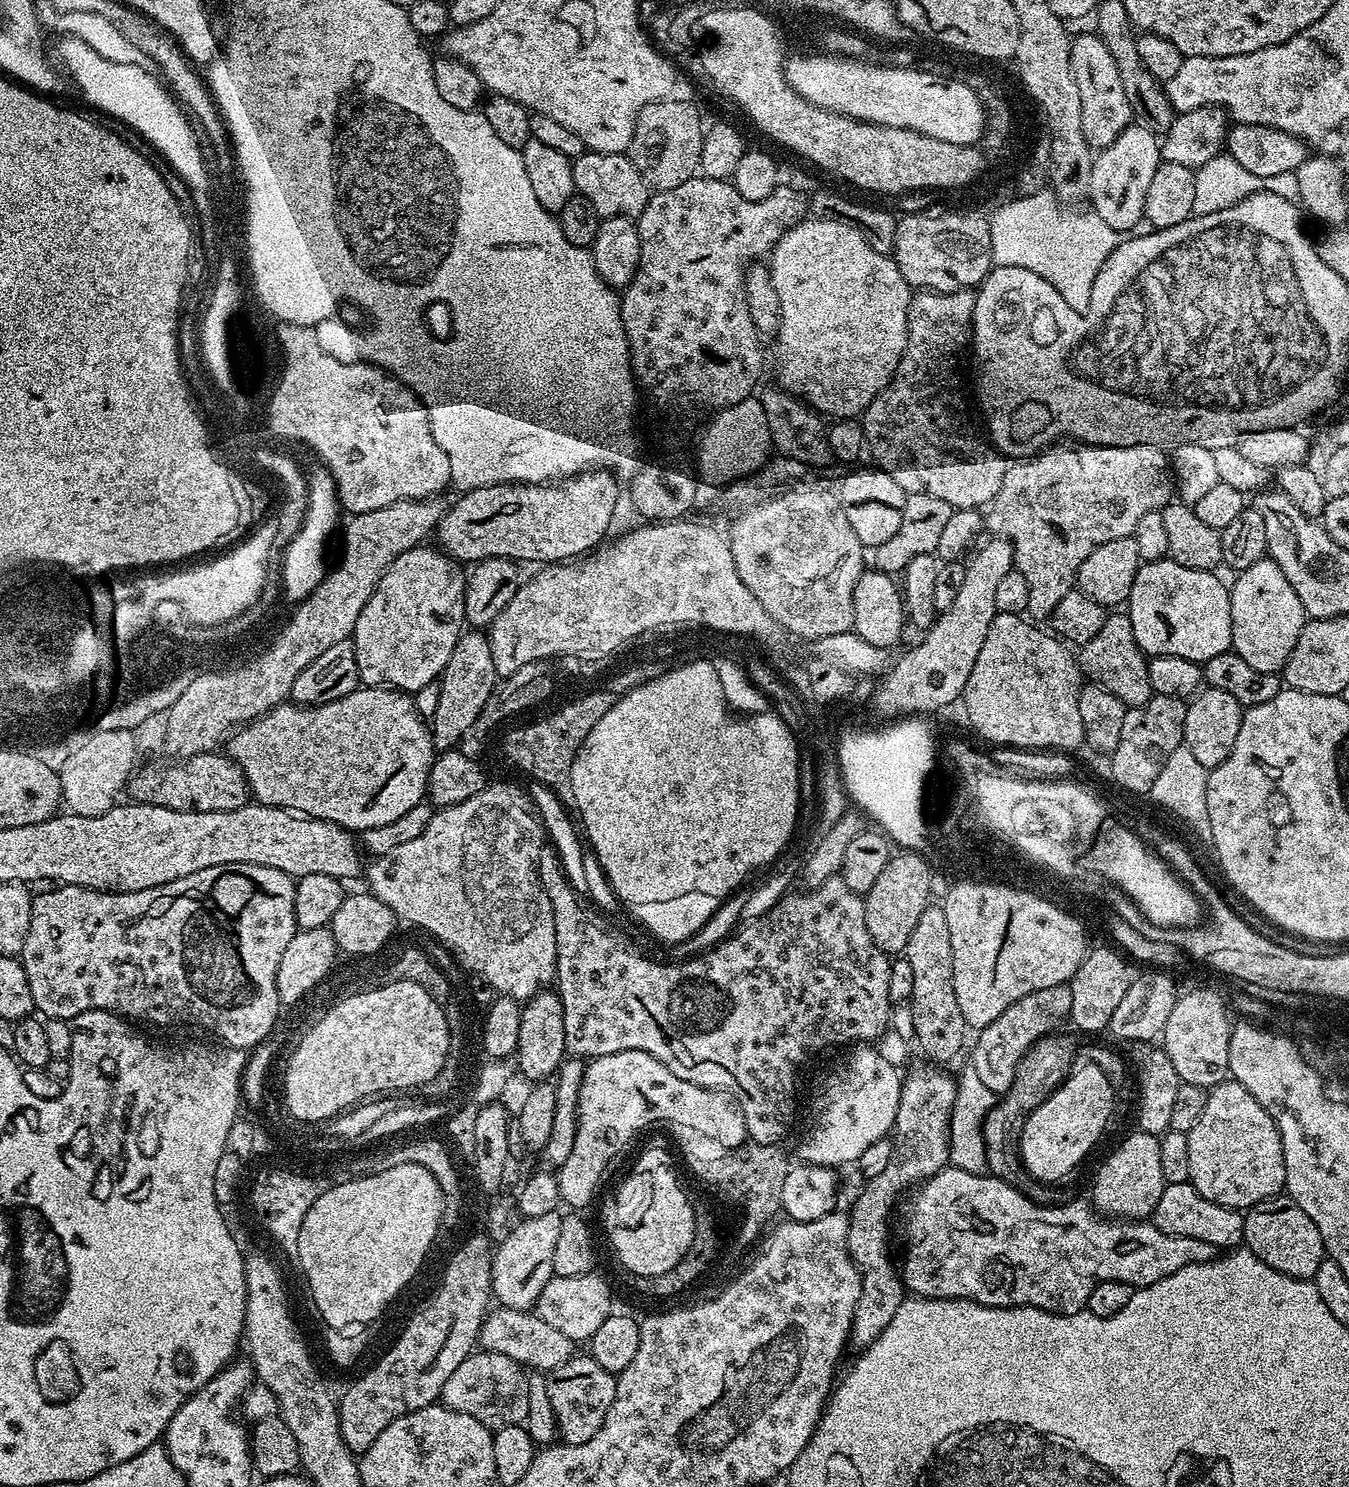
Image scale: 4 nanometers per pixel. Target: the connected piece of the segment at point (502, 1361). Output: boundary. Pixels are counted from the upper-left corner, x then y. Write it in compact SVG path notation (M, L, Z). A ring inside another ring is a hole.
M495 1350L483 1351L476 1352L473 1356L472 1353L465 1355L464 1360L458 1362L455 1370L440 1385L438 1393L439 1403L453 1414L474 1418L484 1428L489 1430L499 1430L511 1424L524 1424L527 1418L528 1394L530 1389L530 1382L524 1377L526 1375L525 1369L517 1364L515 1360L511 1360L509 1356L501 1355L500 1352Z

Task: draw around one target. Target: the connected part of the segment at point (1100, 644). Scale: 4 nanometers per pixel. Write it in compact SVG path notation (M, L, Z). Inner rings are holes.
M1126 614L1120 616L1109 615L1104 624L1083 641L1084 649L1078 652L1078 660L1082 665L1082 672L1094 684L1100 684L1114 698L1118 698L1128 708L1142 706L1153 696L1150 678L1148 677L1148 660L1146 653L1140 649L1136 635L1132 629L1132 619Z

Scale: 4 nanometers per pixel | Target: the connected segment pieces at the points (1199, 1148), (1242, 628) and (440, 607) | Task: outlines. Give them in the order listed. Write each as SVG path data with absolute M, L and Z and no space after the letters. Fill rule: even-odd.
M1225 1078L1222 1083L1209 1091L1206 1110L1202 1110L1198 1122L1187 1132L1190 1170L1188 1179L1210 1202L1218 1202L1227 1208L1252 1210L1263 1200L1285 1191L1286 1166L1283 1164L1283 1142L1275 1119L1254 1098L1254 1094L1233 1078Z
M1272 559L1255 560L1236 577L1230 584L1232 648L1256 670L1277 673L1292 655L1306 623L1302 602L1286 574Z
M417 546L398 554L398 558L385 568L376 589L358 614L356 629L350 639L356 647L361 685L387 686L415 694L443 673L450 662L450 654L454 654L454 646L462 631L462 625L456 619L461 619L464 607L466 572L447 552L439 547L428 547Z

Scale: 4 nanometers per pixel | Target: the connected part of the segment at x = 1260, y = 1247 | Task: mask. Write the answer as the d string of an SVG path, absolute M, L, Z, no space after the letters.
M1289 1206L1289 1208L1272 1208L1269 1212L1260 1212L1264 1210L1252 1210L1244 1217L1244 1239L1243 1243L1248 1244L1248 1248L1265 1264L1265 1269L1273 1273L1280 1273L1283 1276L1293 1276L1295 1280L1311 1281L1312 1276L1320 1272L1320 1263L1326 1260L1326 1251L1324 1249L1324 1239L1318 1230L1318 1226L1303 1212L1300 1208Z

